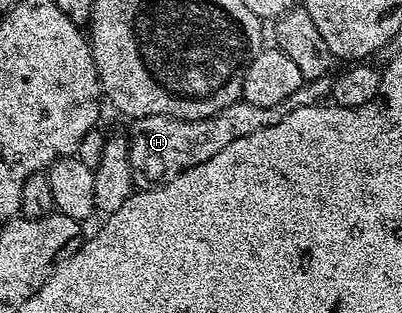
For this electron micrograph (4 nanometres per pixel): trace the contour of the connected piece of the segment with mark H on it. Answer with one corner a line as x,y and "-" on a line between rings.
331,74
307,80
298,90
290,93
290,97
286,97
284,103
273,107
250,105
241,101
222,109
217,115
198,121
186,121
161,115
151,115
145,119
135,120
131,124
132,135
130,134
128,139
133,188
149,191
174,181
174,177
186,173
186,169
194,169
194,165
202,165
202,161
210,161
210,157
214,157
214,153
219,153
221,149
226,149
230,141
238,141
238,137
250,137
250,133
258,133
258,129
278,125
278,121
294,113
294,109
323,104
331,96
332,81

